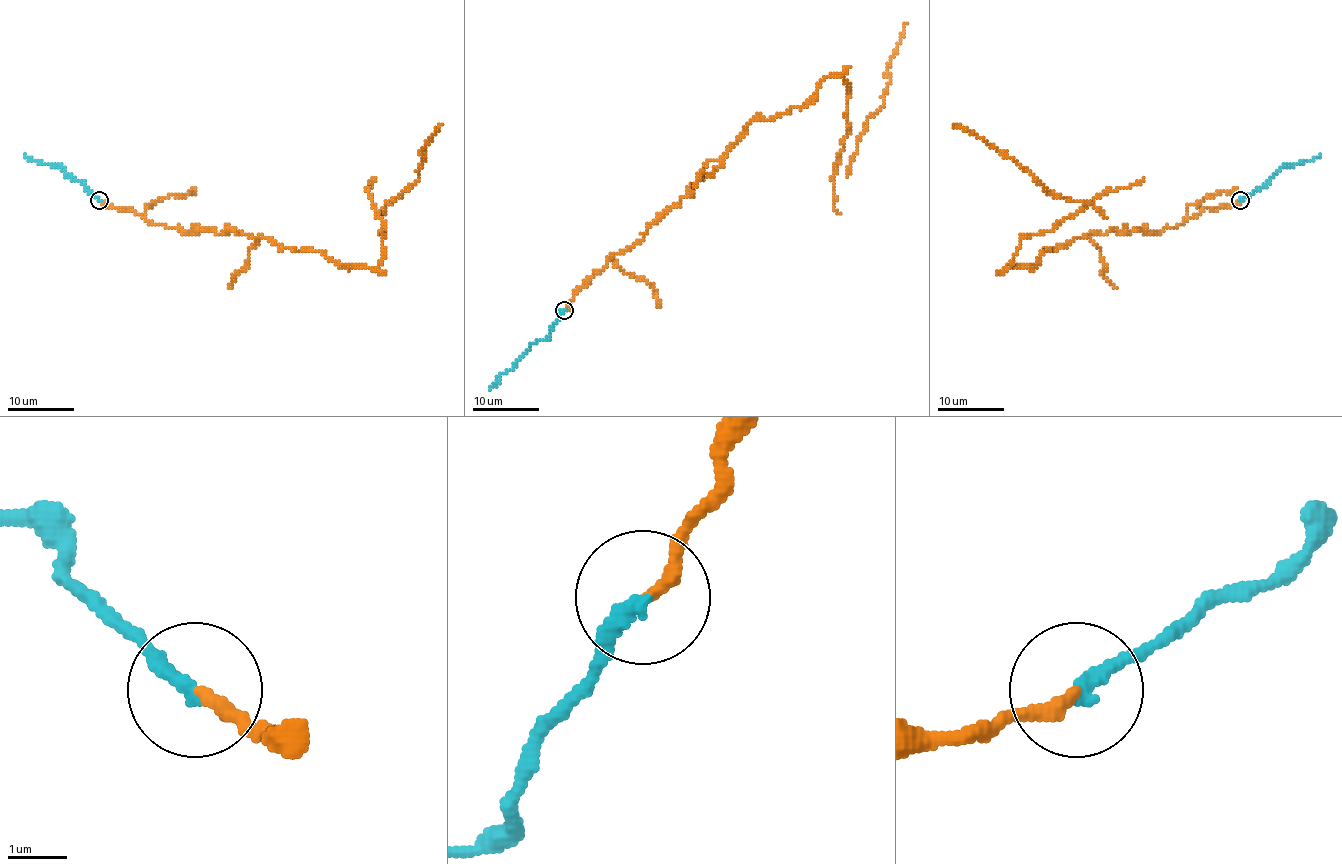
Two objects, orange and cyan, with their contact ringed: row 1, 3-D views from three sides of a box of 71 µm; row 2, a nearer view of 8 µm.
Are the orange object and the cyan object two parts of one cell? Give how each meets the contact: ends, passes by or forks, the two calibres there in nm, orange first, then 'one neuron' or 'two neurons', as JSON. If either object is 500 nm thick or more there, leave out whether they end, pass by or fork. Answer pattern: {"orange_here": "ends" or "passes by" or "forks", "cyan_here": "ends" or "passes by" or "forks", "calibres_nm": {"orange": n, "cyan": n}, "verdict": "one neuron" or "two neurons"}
{"orange_here": "ends", "cyan_here": "ends", "calibres_nm": {"orange": 240, "cyan": 280}, "verdict": "one neuron"}

